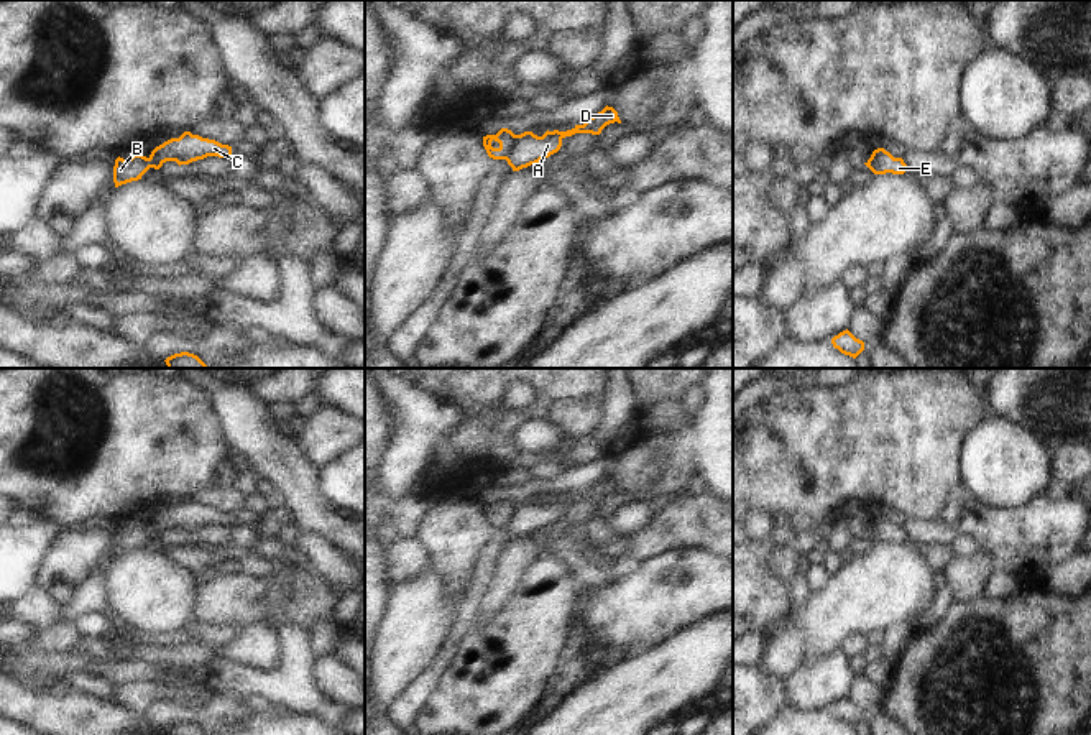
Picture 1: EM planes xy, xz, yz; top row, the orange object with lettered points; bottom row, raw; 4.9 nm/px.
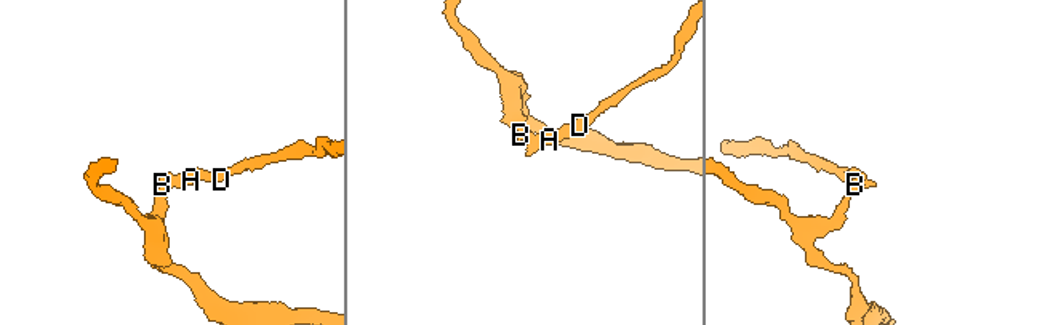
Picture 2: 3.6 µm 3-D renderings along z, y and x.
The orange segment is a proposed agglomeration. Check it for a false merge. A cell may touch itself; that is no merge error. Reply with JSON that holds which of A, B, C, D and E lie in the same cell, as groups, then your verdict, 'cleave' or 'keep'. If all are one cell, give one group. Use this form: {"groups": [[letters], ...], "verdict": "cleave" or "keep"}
{"groups": [["A", "C", "D", "E"], ["B"]], "verdict": "cleave"}

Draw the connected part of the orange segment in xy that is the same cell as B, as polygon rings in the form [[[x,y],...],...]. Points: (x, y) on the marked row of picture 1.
[[[133,155],[128,159],[117,158],[113,166],[113,183],[115,187],[138,181],[150,169],[148,158],[143,155]]]

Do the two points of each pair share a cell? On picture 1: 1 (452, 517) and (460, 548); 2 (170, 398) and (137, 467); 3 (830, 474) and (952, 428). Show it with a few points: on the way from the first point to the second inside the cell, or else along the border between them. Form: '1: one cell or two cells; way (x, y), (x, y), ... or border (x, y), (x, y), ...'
1: one cell; way (452, 525), (452, 540)
2: one cell; way (170, 415), (137, 451)
3: one cell; way (860, 444), (922, 428)

